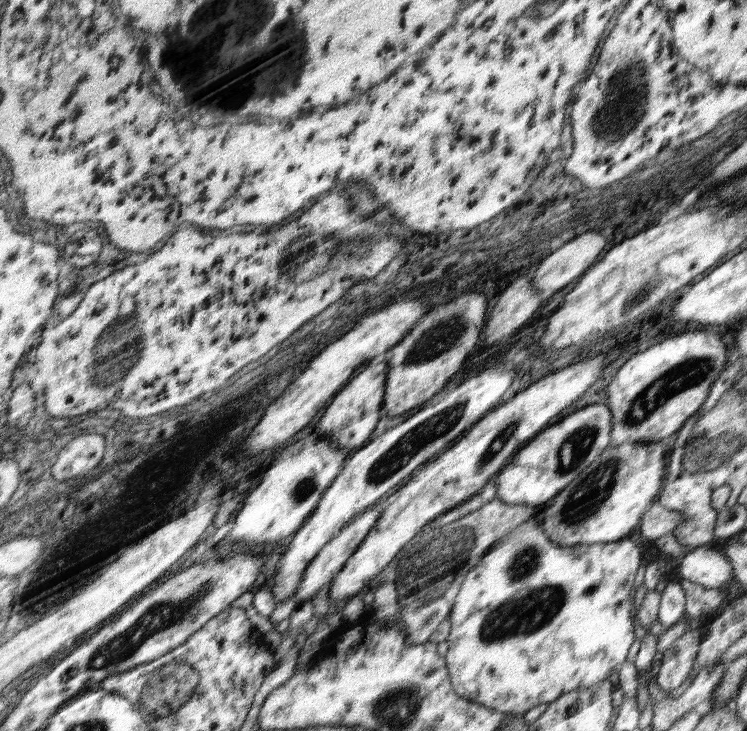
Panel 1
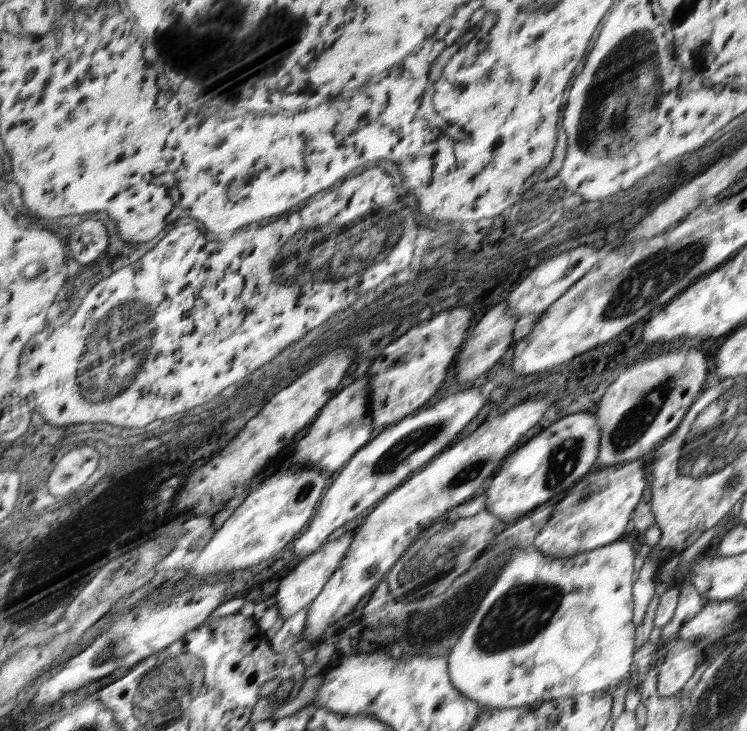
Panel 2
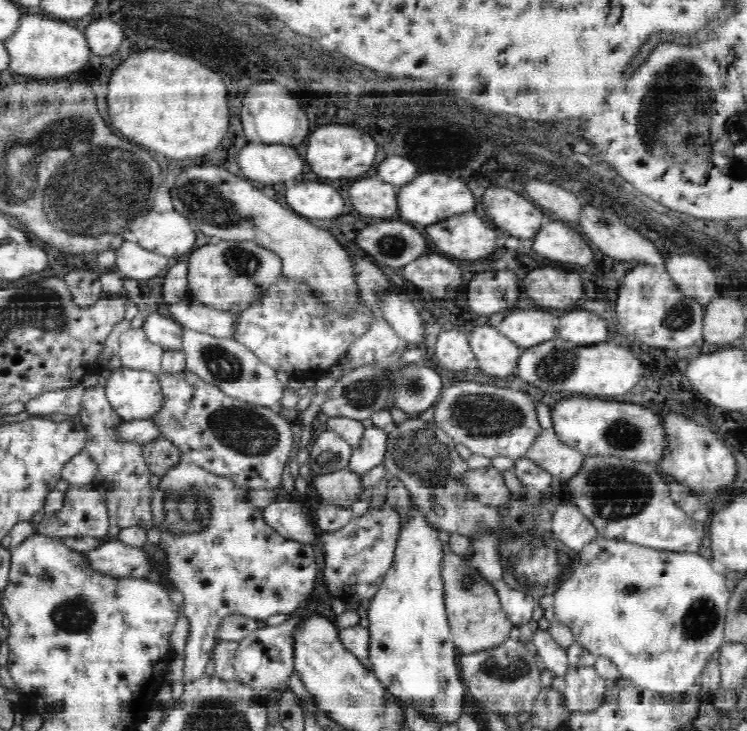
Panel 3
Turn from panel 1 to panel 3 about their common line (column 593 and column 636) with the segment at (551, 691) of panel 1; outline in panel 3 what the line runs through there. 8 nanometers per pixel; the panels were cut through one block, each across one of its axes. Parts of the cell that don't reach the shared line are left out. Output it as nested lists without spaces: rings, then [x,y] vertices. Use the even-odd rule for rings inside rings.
[[[598,536],[590,543],[584,545],[582,552],[579,553],[580,562],[576,571],[566,577],[563,584],[557,589],[553,599],[553,606],[550,610],[550,617],[553,620],[562,622],[574,634],[576,642],[582,644],[582,648],[586,648],[590,654],[607,658],[621,672],[621,676],[628,678],[633,684],[646,690],[654,690],[654,692],[662,692],[663,694],[680,694],[686,692],[687,688],[696,684],[699,680],[702,670],[706,666],[706,661],[714,652],[718,653],[719,648],[724,642],[724,626],[726,626],[726,618],[728,614],[728,602],[731,600],[731,594],[728,590],[725,579],[716,574],[714,566],[710,566],[712,560],[707,560],[704,556],[690,553],[669,553],[658,552],[658,550],[648,550],[648,547],[642,545],[634,545],[617,539],[604,538]]]

